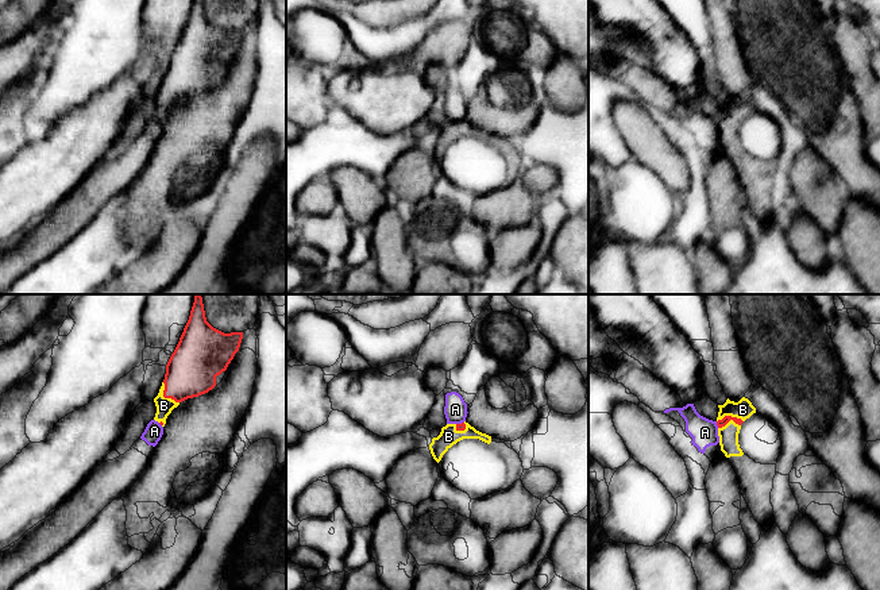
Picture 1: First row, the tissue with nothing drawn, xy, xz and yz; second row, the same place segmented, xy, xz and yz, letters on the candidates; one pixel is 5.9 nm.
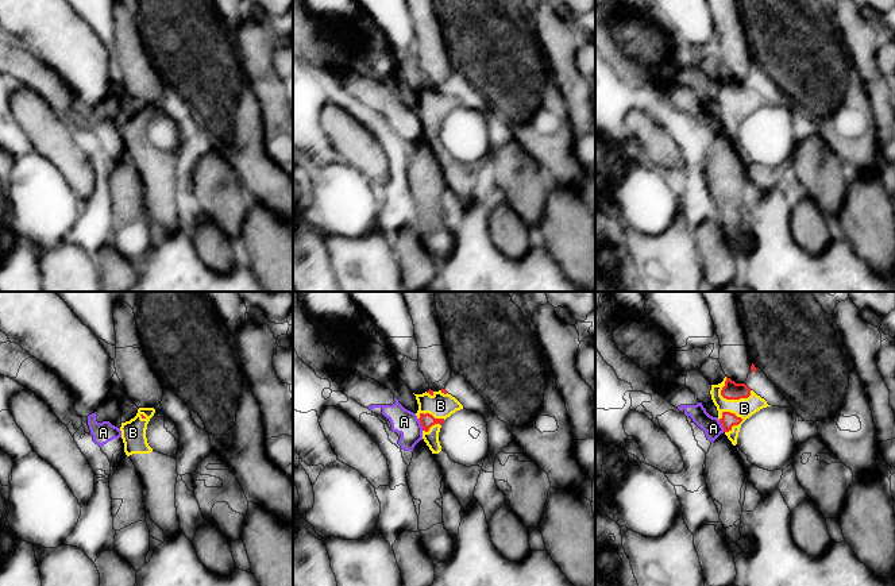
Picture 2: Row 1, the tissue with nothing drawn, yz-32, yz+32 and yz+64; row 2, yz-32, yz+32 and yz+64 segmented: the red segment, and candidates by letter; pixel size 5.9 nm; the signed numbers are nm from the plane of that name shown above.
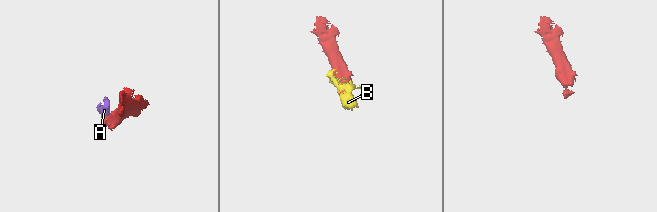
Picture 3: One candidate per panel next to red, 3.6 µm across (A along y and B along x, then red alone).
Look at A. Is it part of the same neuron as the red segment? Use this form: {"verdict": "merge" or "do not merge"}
{"verdict": "do not merge"}

